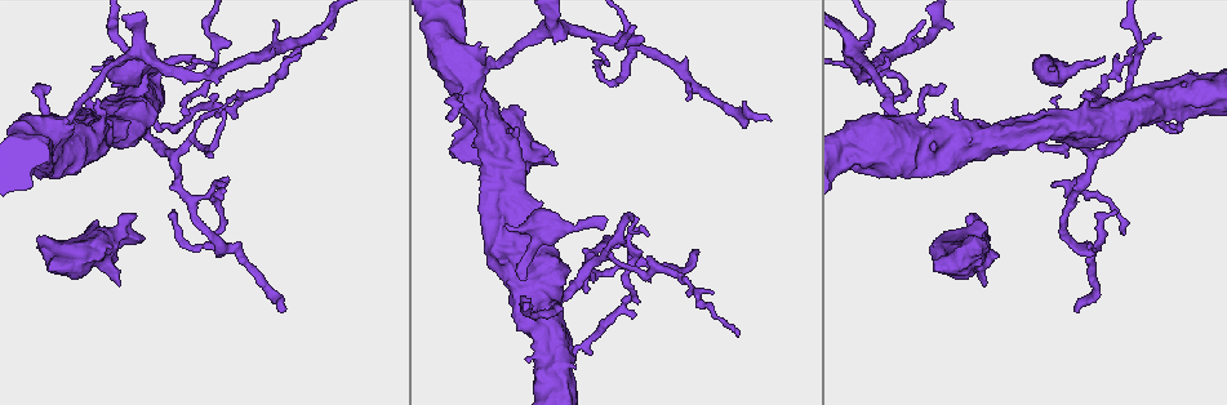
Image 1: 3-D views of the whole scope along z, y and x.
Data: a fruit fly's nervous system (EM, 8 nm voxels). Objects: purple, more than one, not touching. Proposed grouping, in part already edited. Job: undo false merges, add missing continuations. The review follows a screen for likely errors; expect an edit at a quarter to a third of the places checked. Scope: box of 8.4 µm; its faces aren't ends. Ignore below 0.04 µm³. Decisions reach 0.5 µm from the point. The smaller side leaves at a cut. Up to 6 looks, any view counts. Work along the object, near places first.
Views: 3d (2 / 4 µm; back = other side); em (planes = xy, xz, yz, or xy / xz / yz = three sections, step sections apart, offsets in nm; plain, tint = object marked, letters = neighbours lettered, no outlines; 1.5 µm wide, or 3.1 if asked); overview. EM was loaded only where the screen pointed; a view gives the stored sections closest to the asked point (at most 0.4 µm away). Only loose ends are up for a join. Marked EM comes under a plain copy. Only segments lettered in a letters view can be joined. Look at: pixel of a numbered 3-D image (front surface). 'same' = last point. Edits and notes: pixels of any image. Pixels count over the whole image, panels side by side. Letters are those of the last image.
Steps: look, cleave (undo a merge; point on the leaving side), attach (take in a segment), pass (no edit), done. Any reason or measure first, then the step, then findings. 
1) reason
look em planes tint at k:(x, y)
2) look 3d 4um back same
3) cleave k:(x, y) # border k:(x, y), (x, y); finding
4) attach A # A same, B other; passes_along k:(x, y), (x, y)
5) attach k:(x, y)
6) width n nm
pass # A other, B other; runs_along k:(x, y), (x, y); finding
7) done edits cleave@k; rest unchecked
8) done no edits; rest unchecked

thin end
look 3d 2um at 1:(508, 225)

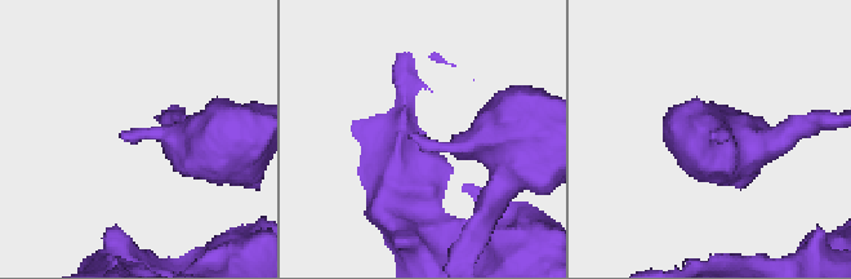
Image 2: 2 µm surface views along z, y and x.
shape alone is not enough
look em xy step 8 tint at 2:(414, 133)

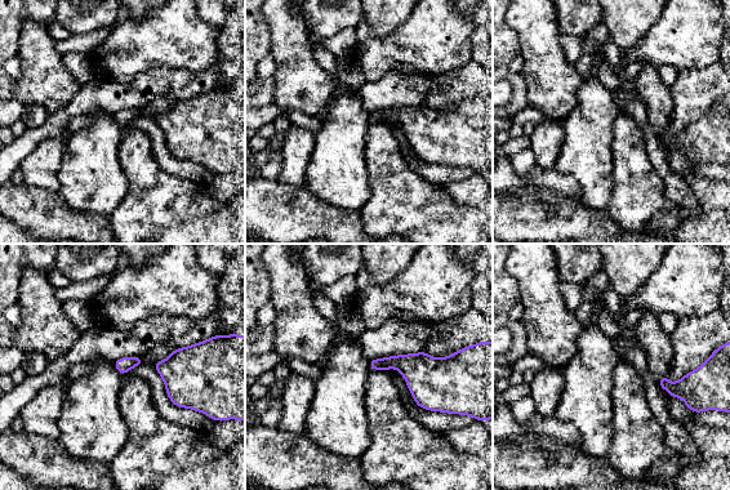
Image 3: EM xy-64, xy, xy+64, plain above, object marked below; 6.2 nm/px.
look em planes letters same

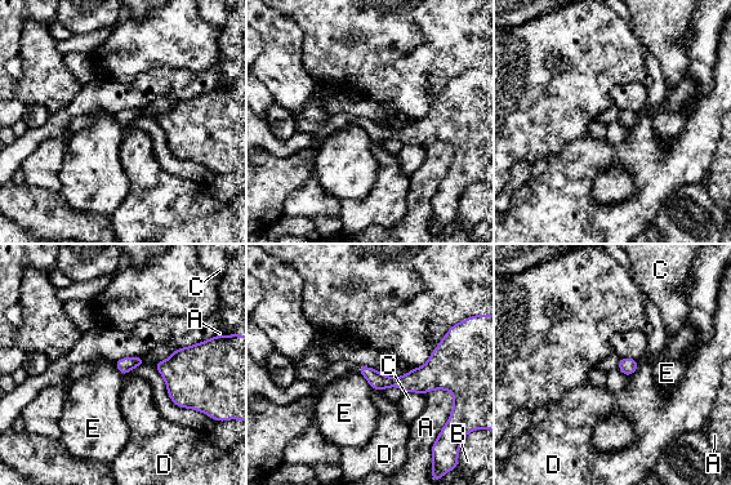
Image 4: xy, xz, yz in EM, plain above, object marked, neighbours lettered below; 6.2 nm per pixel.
pass # A other, B other, C other, D other, E other; runs_along 4:(441, 361), (415, 381), (362, 370); no lettered segment goes on from it

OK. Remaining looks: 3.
an open end
look em planes letters at 1:(190, 55)

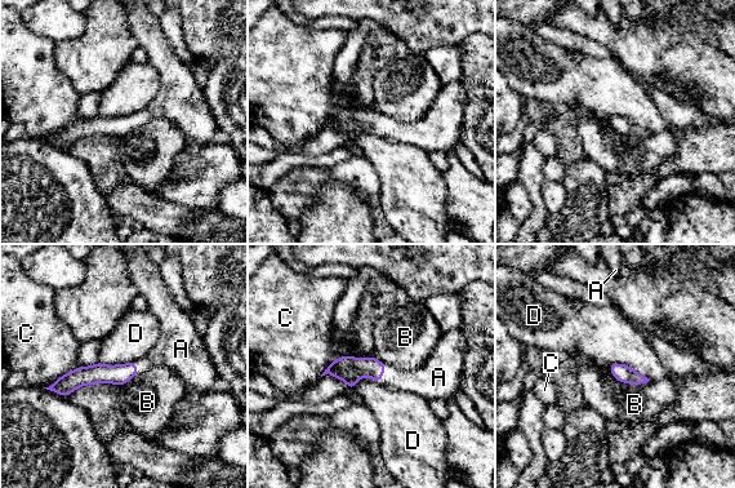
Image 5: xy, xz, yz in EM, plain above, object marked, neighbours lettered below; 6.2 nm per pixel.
width 110 nm
attach 5:(169, 351) # A same, B other, C other, D other; passes_along 5:(119, 375), (136, 372), (169, 351); the cell continues

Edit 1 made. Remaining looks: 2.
look em xy step 8 tint at 1:(146, 79)

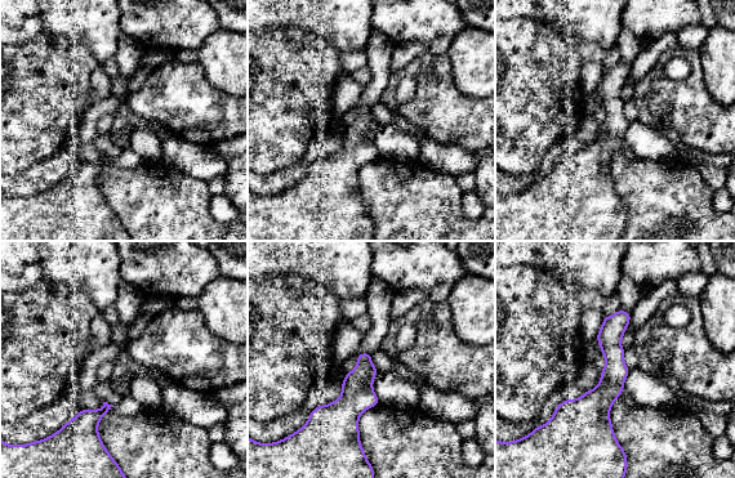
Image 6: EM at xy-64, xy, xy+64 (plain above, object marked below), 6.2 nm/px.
cut it another way
look em planes letters same

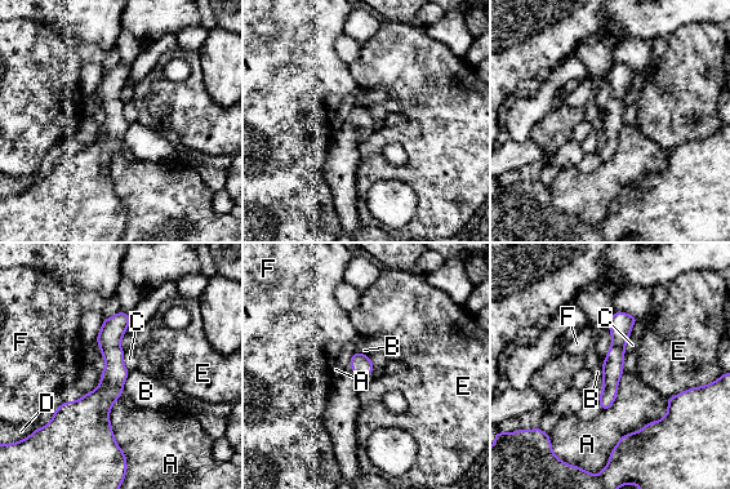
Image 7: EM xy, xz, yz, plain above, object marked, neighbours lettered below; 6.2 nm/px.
pass # A other, B other, C other, D other, E other, F other; runs_along 7:(121, 315), (101, 400), (112, 444); continuous, no second cell

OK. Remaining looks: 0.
done edits attach@5; rest unchecked

